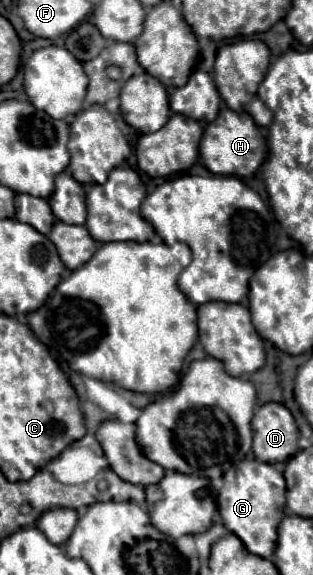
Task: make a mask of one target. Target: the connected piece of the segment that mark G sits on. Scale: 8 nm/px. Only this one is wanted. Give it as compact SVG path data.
M245 458L224 473L223 490L217 496L223 526L237 534L251 554L271 558L277 544L277 526L285 510L285 478L274 465Z

